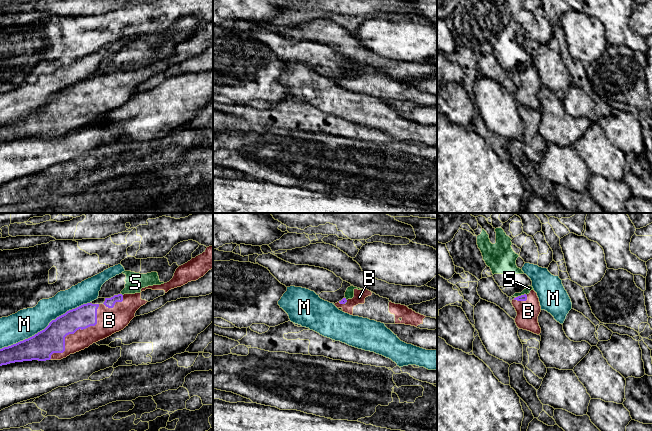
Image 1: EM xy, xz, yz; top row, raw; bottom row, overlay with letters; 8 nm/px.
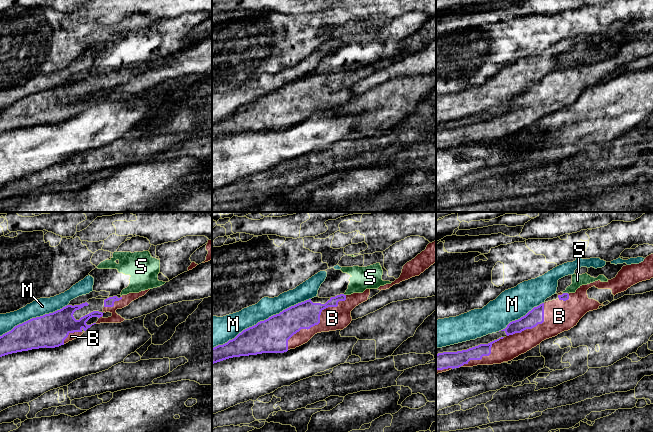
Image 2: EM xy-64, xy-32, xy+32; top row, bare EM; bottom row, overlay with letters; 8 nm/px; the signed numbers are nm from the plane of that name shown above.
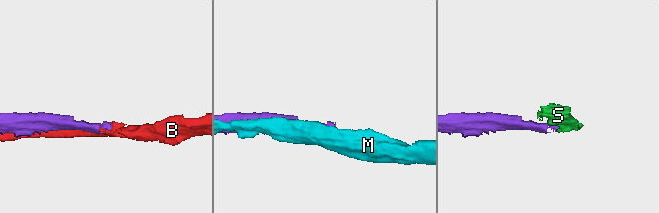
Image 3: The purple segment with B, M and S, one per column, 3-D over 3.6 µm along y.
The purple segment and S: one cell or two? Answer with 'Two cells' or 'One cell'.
Two cells

